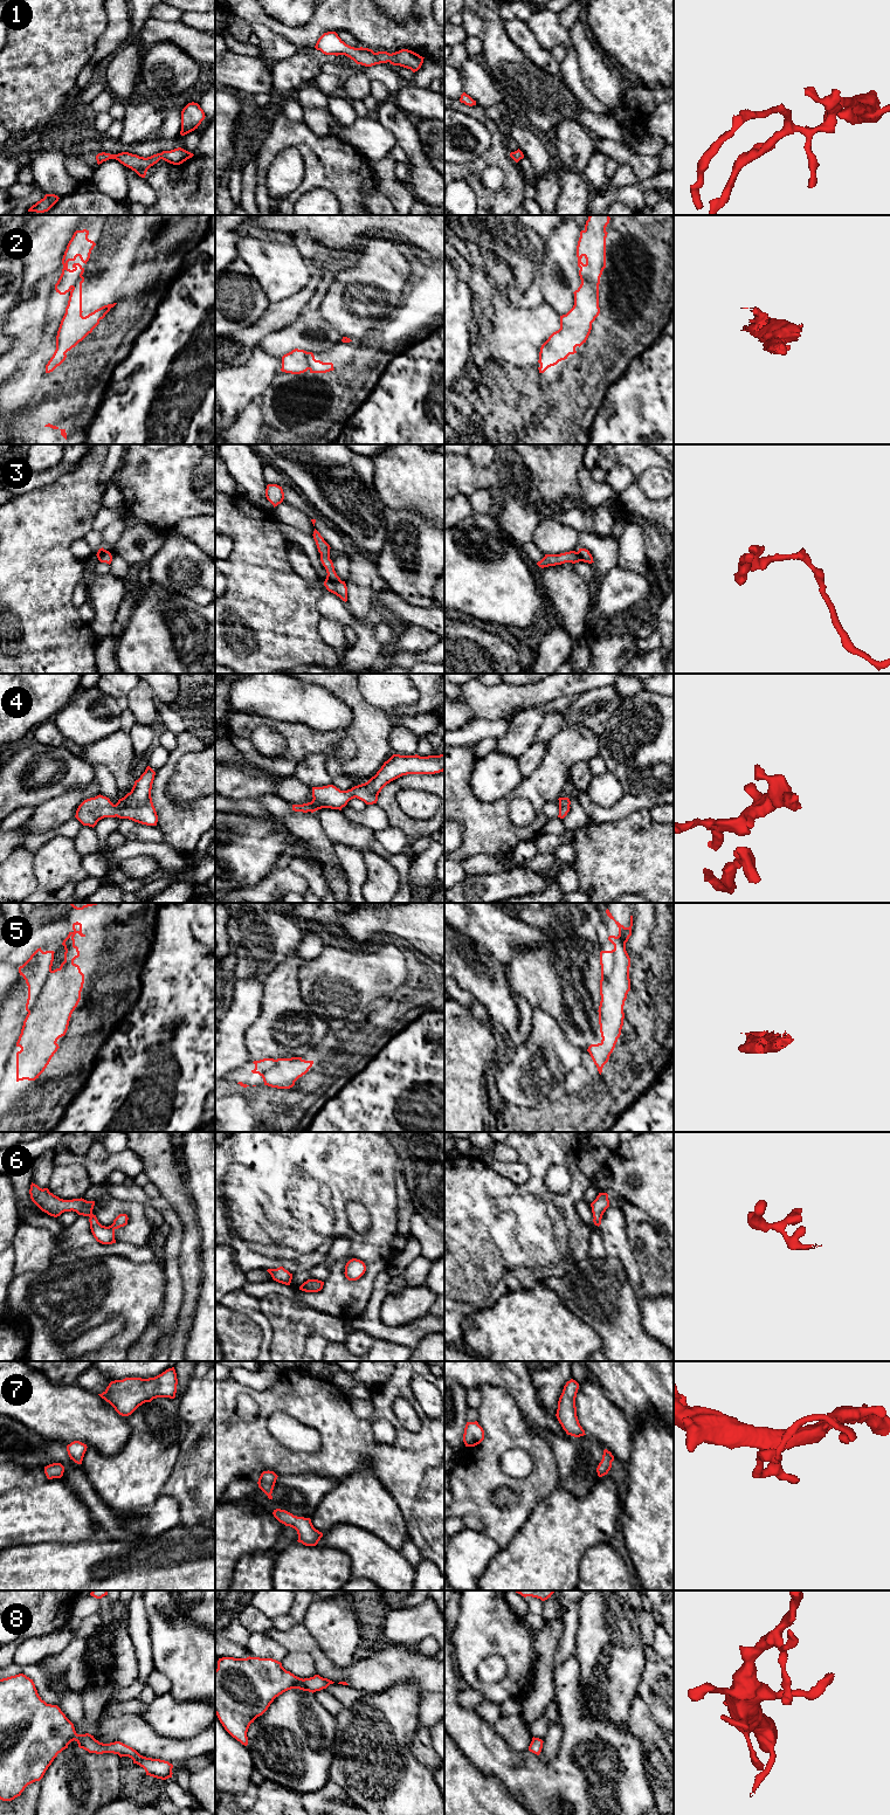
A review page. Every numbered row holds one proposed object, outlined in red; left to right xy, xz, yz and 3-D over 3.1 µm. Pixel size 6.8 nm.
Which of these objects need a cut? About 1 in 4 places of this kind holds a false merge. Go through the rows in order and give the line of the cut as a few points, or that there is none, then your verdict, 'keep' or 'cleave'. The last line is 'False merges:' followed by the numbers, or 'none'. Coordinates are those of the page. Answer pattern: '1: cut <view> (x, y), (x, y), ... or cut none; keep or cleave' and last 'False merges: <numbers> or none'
1: cut none; keep
2: cut xz (305, 352), (305, 361), (309, 368); cleave
3: cut none; keep
4: cut none; keep
5: cut xy (52, 971), (35, 1005), (28, 1012); cleave
6: cut none; keep
7: cut none; keep
8: cut none; keep
False merges: 2, 5

